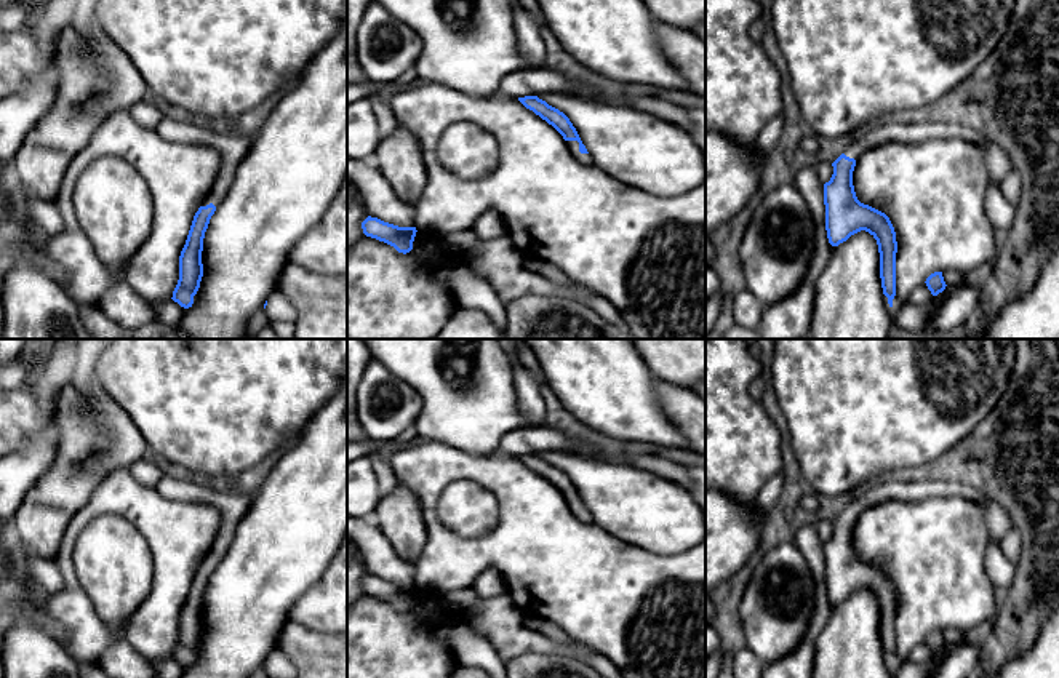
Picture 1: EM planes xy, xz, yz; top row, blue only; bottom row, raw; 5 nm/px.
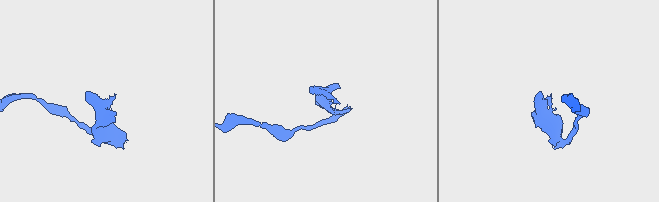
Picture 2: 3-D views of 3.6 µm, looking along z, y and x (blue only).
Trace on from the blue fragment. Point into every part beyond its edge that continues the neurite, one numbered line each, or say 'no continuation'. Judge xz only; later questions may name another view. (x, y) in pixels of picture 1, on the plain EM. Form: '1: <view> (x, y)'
1: xz (573, 504)

